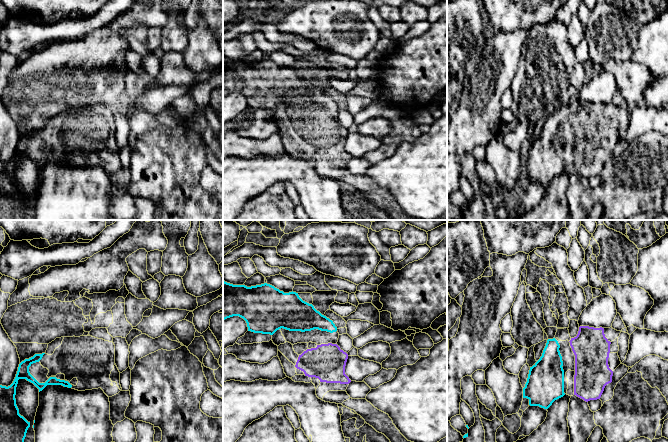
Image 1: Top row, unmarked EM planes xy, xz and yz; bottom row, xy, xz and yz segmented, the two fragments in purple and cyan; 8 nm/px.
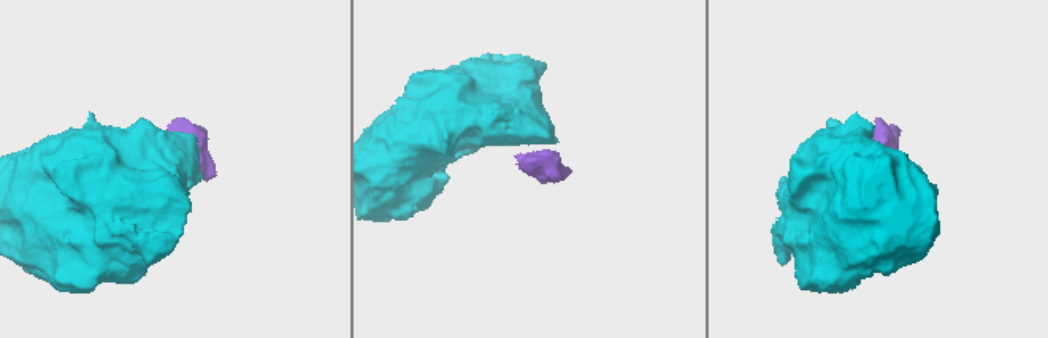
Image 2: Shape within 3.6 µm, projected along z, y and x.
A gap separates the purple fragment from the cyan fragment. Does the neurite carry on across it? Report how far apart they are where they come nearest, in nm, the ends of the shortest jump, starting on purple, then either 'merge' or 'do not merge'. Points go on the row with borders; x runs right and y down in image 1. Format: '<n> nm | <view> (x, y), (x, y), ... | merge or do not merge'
80 nm | yz (574, 393), (564, 393) | merge

